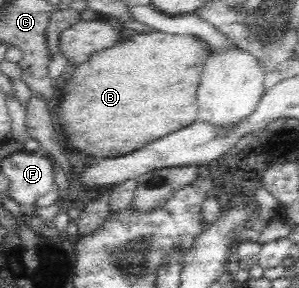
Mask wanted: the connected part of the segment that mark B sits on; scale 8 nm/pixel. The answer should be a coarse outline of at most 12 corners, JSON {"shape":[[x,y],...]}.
{"shape":[[125,33],[73,66],[57,114],[115,158],[192,125],[210,47]]}

